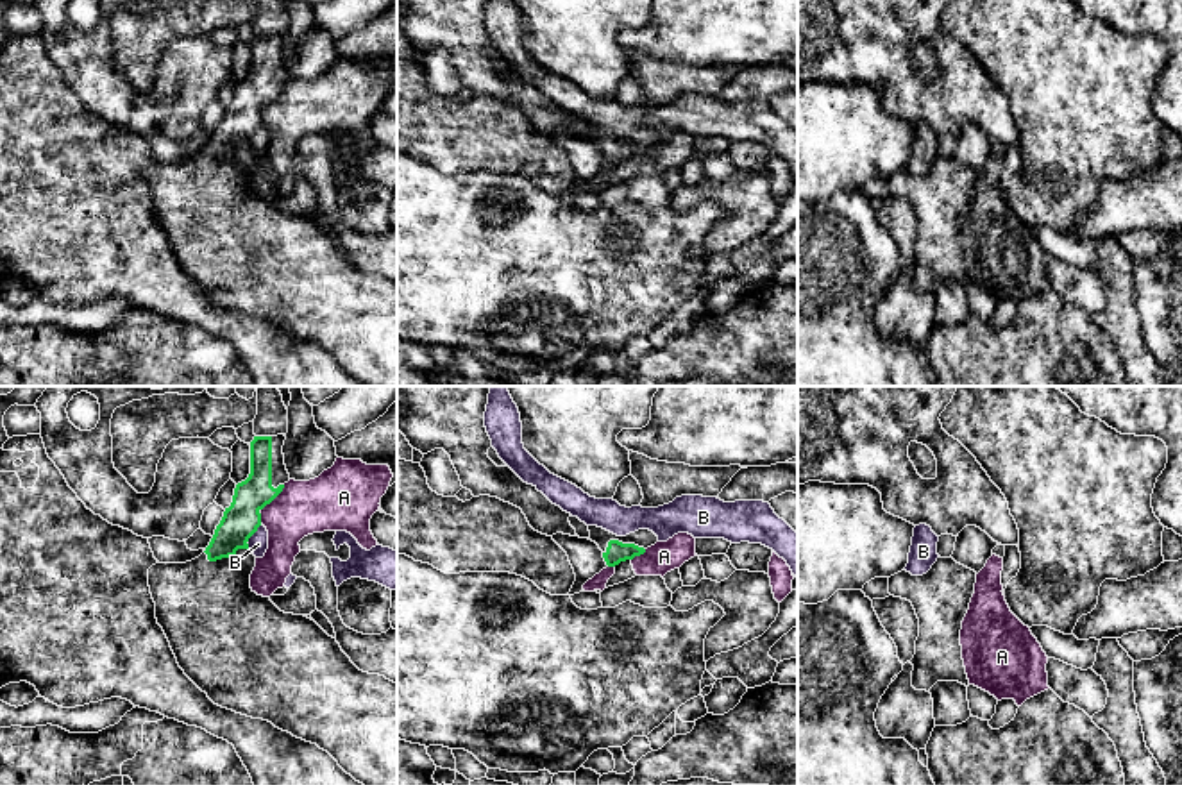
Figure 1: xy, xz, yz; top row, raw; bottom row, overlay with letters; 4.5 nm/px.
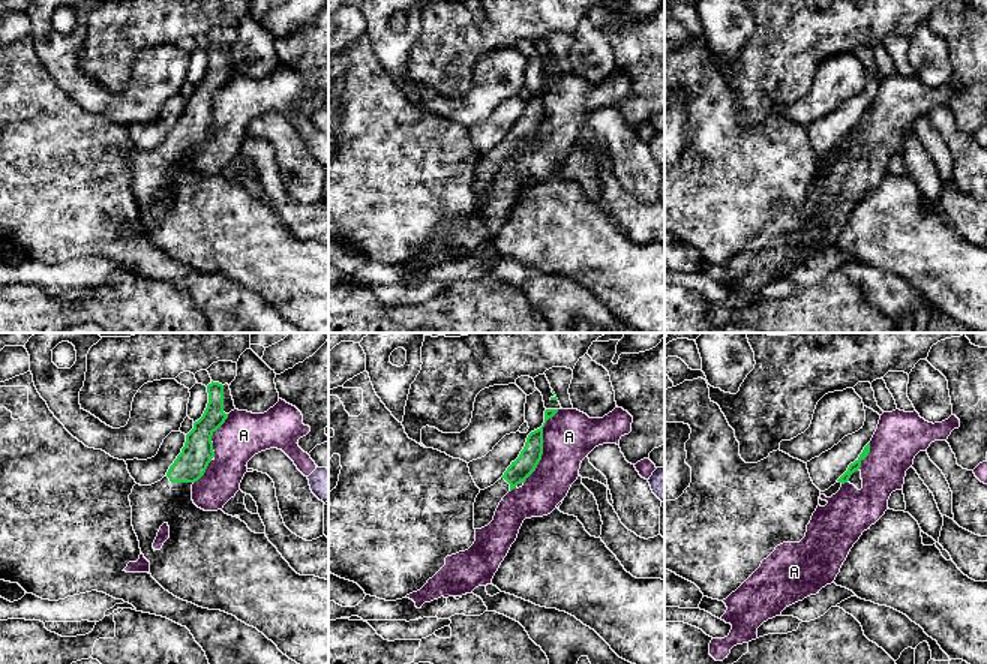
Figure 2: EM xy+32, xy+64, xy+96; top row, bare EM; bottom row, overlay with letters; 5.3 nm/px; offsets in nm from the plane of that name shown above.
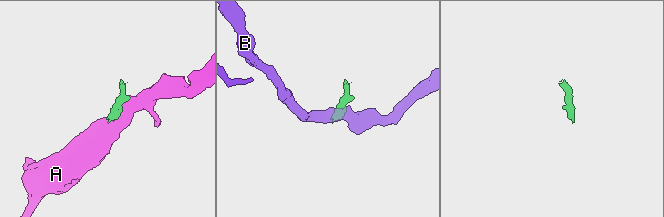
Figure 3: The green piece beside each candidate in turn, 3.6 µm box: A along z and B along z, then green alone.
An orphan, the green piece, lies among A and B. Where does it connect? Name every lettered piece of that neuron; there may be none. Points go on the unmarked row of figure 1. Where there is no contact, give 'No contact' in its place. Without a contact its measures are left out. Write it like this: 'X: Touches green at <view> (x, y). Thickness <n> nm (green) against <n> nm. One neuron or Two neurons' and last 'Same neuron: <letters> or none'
A: Touches green at xy (274, 97). Thickness 170 nm (green) against 260 nm. Two neurons
B: Touches green at xy (251, 135). Thickness 170 nm (green) against 90 nm. Two neurons
Same neuron: none

